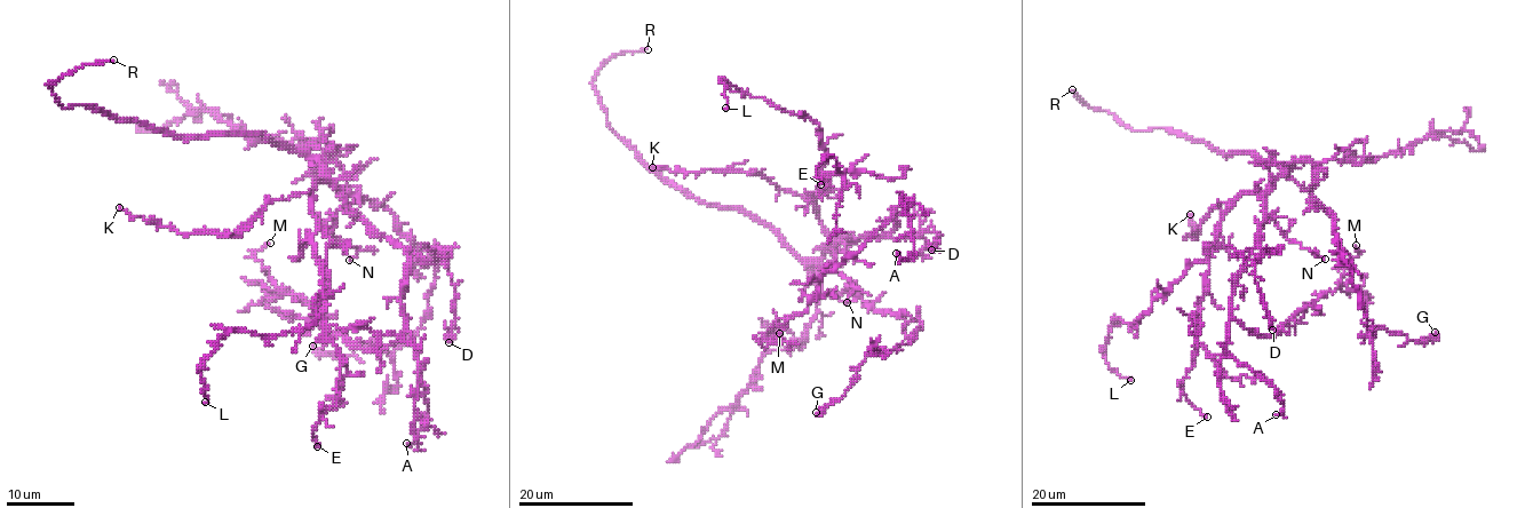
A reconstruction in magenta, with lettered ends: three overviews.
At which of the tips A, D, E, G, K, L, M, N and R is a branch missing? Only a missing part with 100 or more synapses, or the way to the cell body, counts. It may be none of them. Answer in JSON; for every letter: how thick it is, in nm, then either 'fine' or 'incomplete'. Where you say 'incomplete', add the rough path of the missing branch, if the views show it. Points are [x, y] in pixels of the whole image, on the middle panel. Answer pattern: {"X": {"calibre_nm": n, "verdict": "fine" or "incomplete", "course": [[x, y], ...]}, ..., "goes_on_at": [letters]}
{"A": {"calibre_nm": 110, "verdict": "fine"}, "D": {"calibre_nm": 110, "verdict": "fine"}, "E": {"calibre_nm": 200, "verdict": "fine"}, "G": {"calibre_nm": 140, "verdict": "fine"}, "K": {"calibre_nm": 100, "verdict": "fine"}, "L": {"calibre_nm": 90, "verdict": "fine"}, "M": {"calibre_nm": 110, "verdict": "fine"}, "N": {"calibre_nm": 120, "verdict": "fine"}, "R": {"calibre_nm": 150, "verdict": "incomplete"}, "goes_on_at": ["R"]}

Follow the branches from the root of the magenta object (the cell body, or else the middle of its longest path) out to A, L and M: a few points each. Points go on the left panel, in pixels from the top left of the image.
A: (322, 166), (338, 196), (398, 245), (408, 260), (402, 316), (429, 413), (415, 441), (406, 443)
L: (322, 166), (325, 179), (312, 204), (324, 285), (316, 320), (300, 332), (228, 331), (200, 371), (205, 402)
M: (322, 166), (338, 196), (403, 249), (405, 332), (364, 351), (325, 331), (251, 256), (270, 243)

